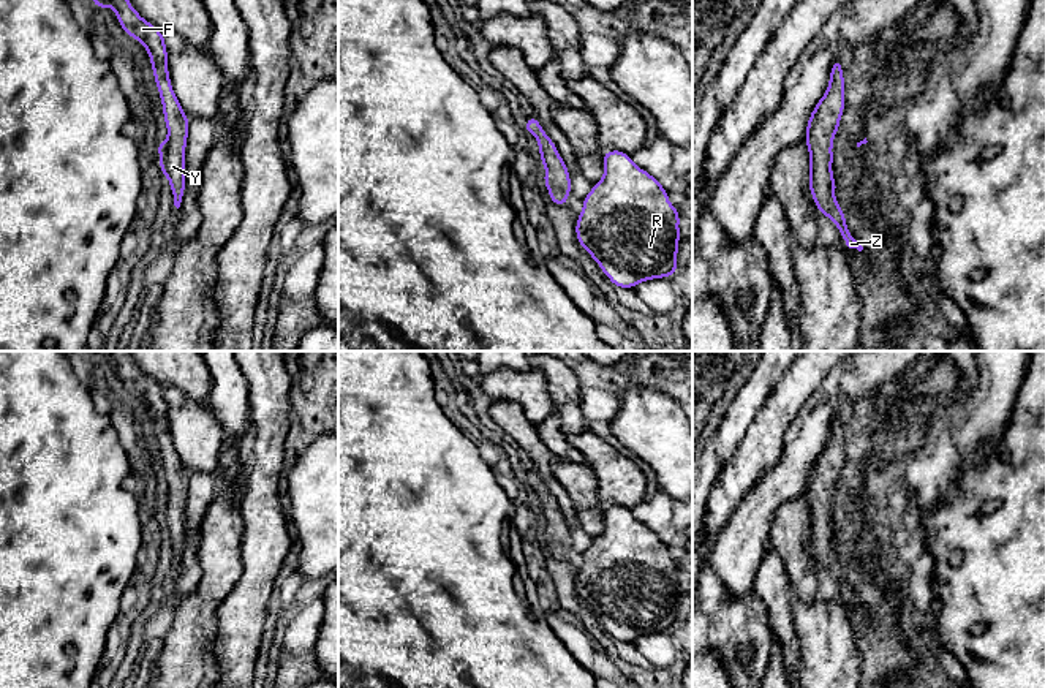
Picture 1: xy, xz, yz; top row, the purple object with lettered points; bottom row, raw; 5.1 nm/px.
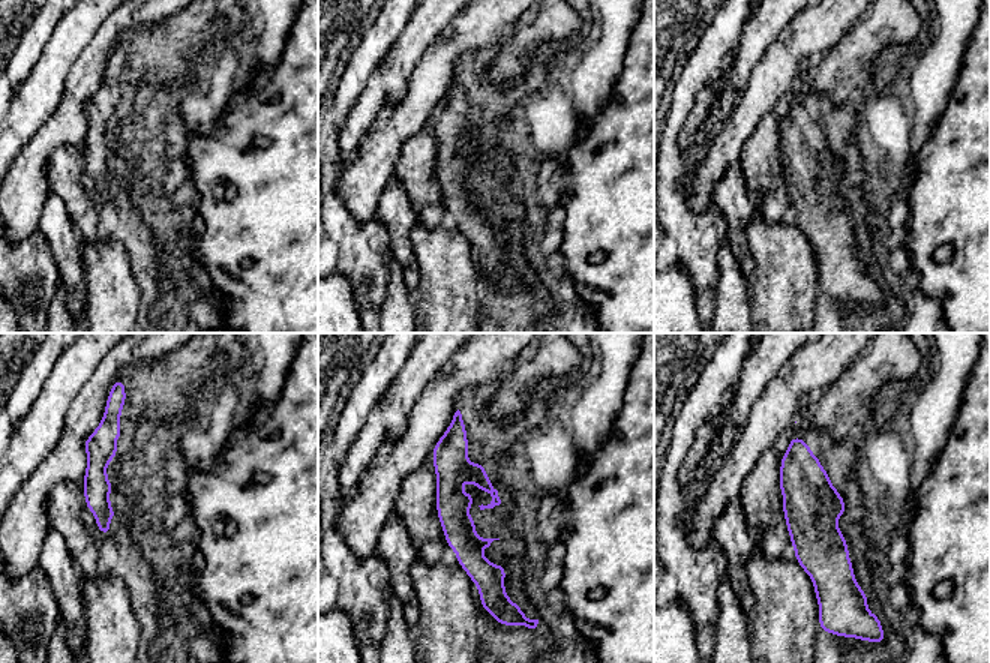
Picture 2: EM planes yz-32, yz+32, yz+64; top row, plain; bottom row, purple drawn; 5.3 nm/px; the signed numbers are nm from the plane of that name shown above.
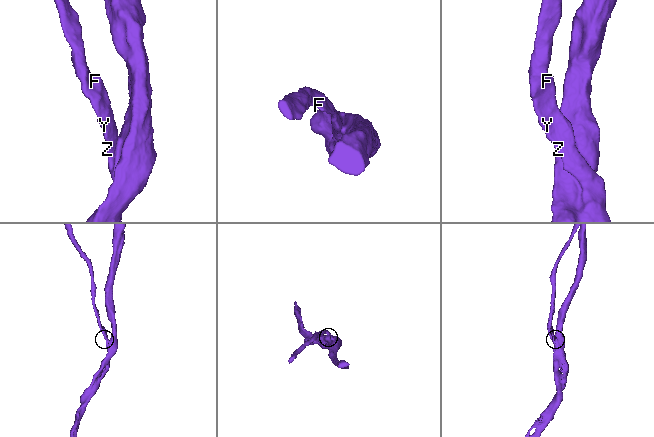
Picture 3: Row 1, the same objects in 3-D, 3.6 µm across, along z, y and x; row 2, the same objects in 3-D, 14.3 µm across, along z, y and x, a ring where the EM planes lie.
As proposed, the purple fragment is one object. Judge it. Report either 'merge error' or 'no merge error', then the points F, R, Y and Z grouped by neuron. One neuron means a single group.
no merge error; groups F R Y Z

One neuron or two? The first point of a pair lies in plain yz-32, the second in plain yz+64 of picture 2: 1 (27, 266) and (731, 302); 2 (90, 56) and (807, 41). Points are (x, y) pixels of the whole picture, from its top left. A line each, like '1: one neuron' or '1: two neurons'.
1: one neuron
2: one neuron

